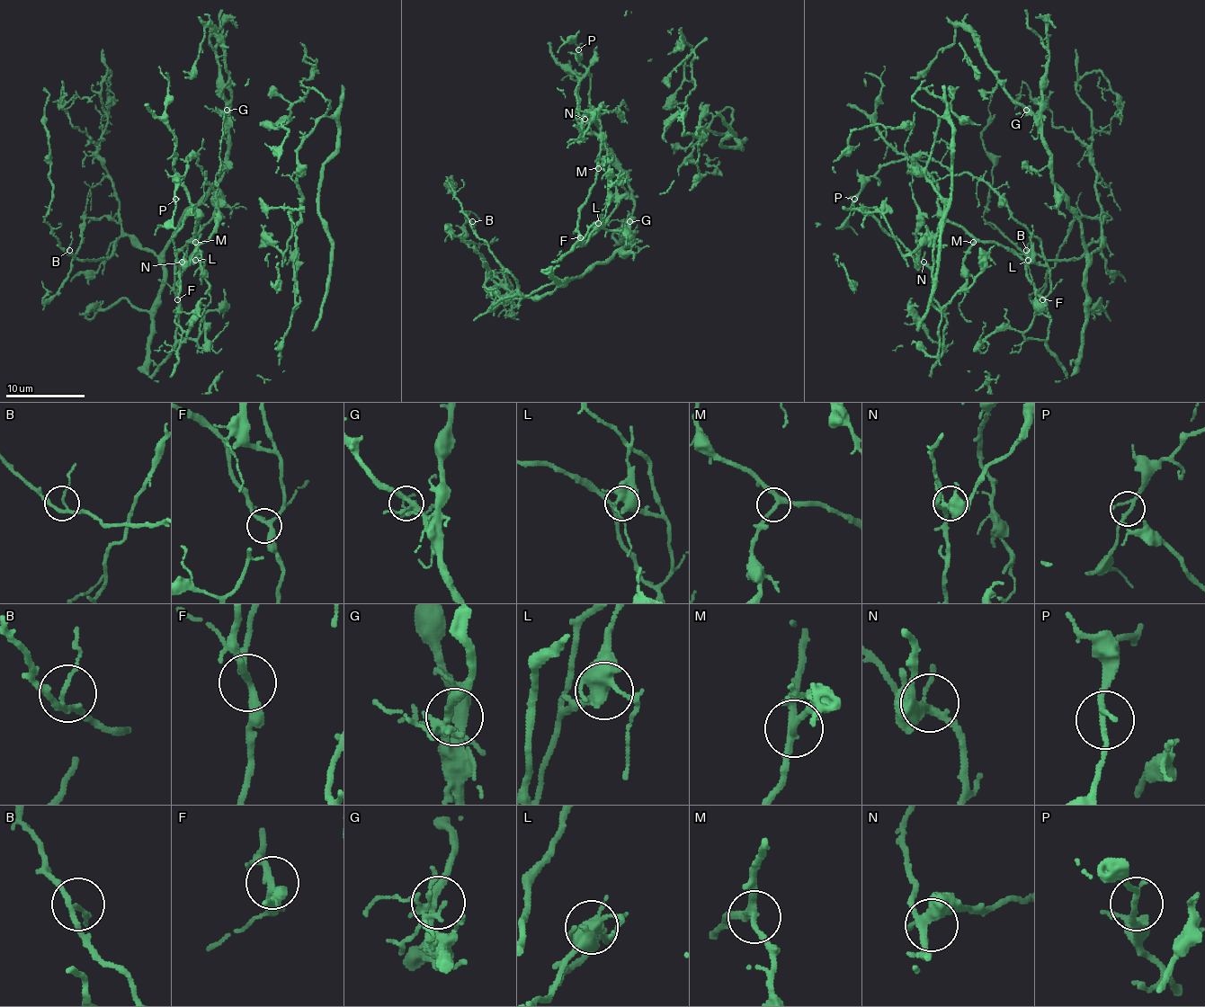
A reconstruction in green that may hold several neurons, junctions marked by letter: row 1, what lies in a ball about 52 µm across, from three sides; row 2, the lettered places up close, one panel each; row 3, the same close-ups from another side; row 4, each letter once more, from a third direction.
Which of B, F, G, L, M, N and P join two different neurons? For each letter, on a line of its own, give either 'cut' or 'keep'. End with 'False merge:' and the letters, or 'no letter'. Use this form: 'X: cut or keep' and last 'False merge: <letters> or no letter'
B: keep
F: keep
G: keep
L: keep
M: keep
N: keep
P: keep
False merge: no letter

